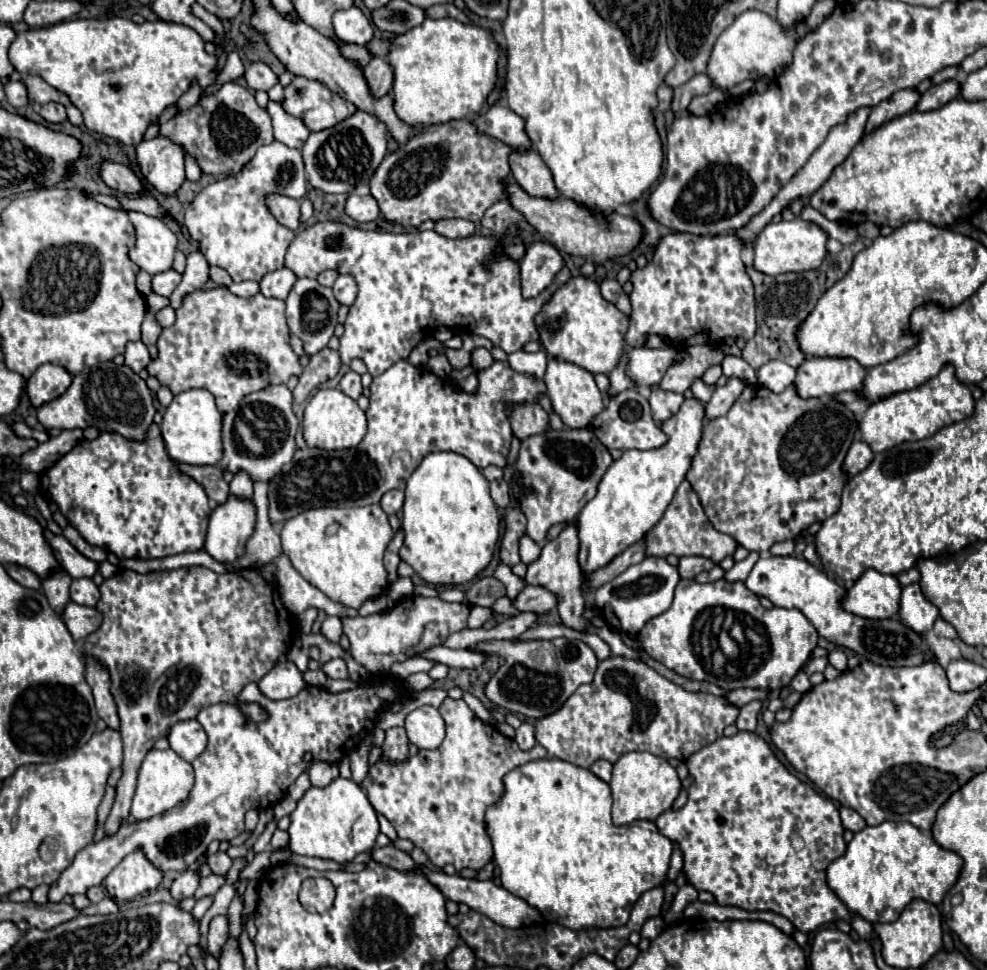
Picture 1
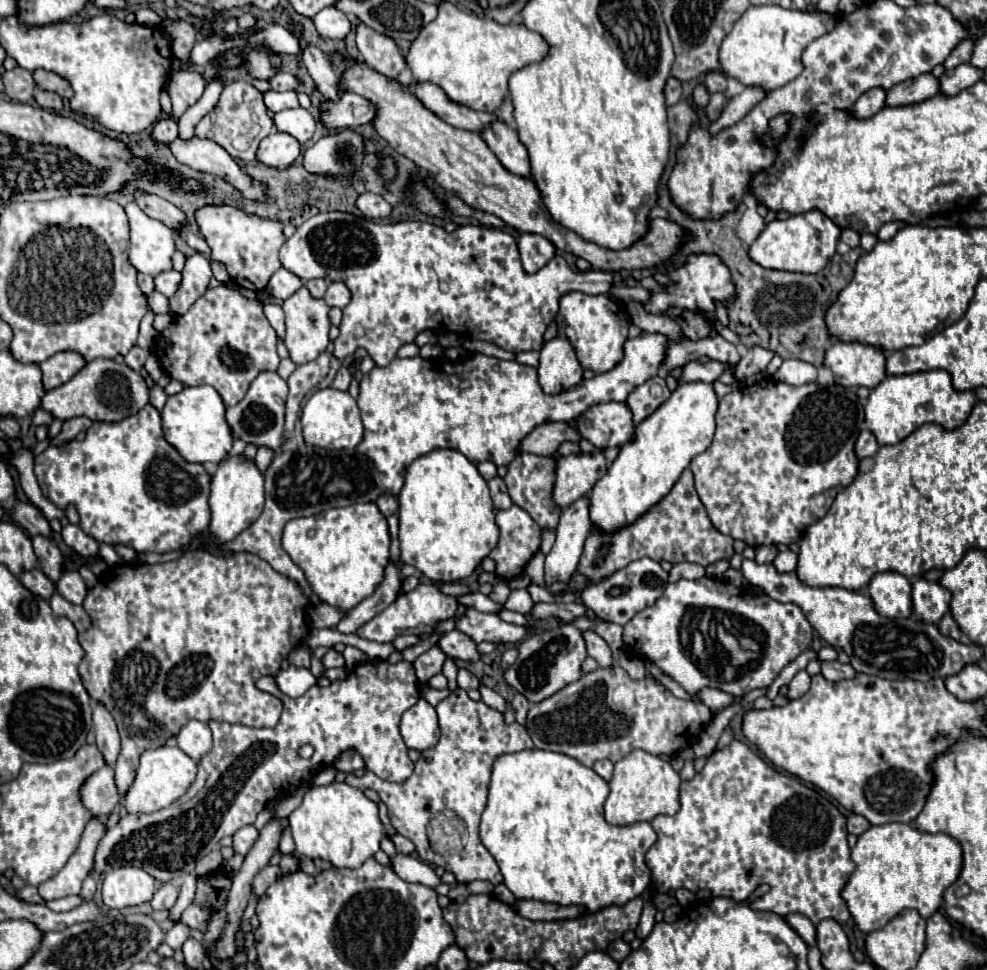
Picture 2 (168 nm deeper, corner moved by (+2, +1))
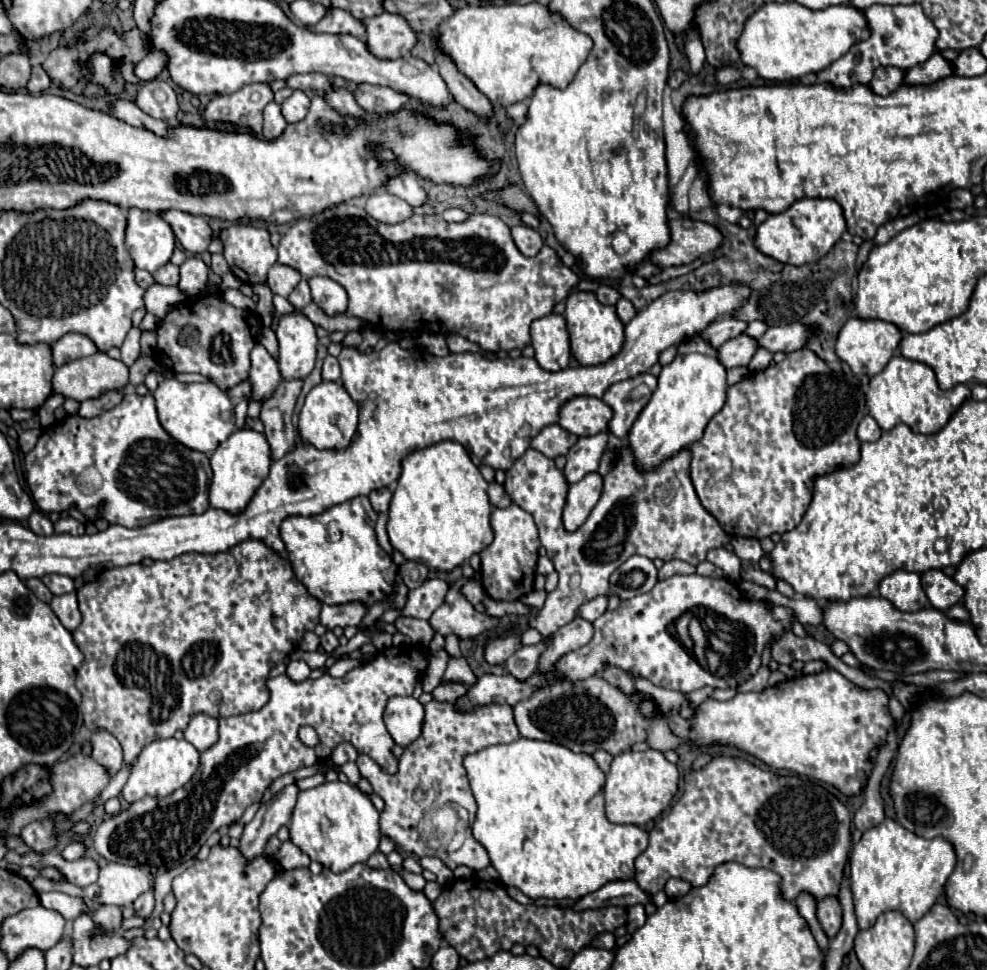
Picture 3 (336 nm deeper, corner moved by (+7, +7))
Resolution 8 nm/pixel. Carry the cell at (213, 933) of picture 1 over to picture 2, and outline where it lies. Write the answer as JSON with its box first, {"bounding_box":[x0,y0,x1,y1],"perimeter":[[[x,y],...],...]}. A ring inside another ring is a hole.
{"bounding_box":[182,904,210,932],"perimeter":[[[190,904],[184,912],[182,912],[182,922],[188,924],[190,928],[196,928],[200,932],[206,932],[206,922],[210,920],[210,912],[198,904]]]}

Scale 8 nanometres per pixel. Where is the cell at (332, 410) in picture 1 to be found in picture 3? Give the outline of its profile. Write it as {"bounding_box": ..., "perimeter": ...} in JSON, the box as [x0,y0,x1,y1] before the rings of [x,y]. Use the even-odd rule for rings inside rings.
{"bounding_box":[299,382,359,450],"perimeter":[[[321,382],[305,398],[299,414],[299,434],[305,442],[319,450],[325,448],[347,448],[357,430],[359,406],[351,400],[347,390],[339,382]]]}

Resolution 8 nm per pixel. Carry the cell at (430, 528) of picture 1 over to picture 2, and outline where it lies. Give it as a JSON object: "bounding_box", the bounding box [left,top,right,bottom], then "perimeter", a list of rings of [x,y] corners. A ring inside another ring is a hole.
{"bounding_box":[398,448,498,582],"perimeter":[[[442,448],[416,458],[406,470],[406,482],[398,494],[400,510],[400,560],[414,566],[432,582],[458,582],[468,578],[498,542],[498,526],[486,480],[478,468],[458,450]]]}

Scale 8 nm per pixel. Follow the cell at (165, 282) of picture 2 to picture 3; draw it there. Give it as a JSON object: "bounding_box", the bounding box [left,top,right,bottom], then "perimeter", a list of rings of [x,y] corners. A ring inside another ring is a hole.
{"bounding_box":[153,264,179,286],"perimeter":[[[165,264],[165,266],[161,266],[155,274],[153,274],[153,278],[155,278],[155,282],[157,284],[165,284],[165,286],[173,286],[173,284],[177,284],[179,282],[179,266],[175,266],[175,264]]]}

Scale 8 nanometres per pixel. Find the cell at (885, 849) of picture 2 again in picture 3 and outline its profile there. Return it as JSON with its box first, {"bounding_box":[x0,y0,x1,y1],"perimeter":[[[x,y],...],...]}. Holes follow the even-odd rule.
{"bounding_box":[849,818,955,930],"perimeter":[[[885,818],[883,824],[863,832],[863,838],[853,846],[849,868],[855,914],[861,930],[871,928],[877,916],[887,910],[901,912],[915,924],[943,892],[943,884],[955,868],[955,850],[945,838],[925,840],[899,822]]]}

